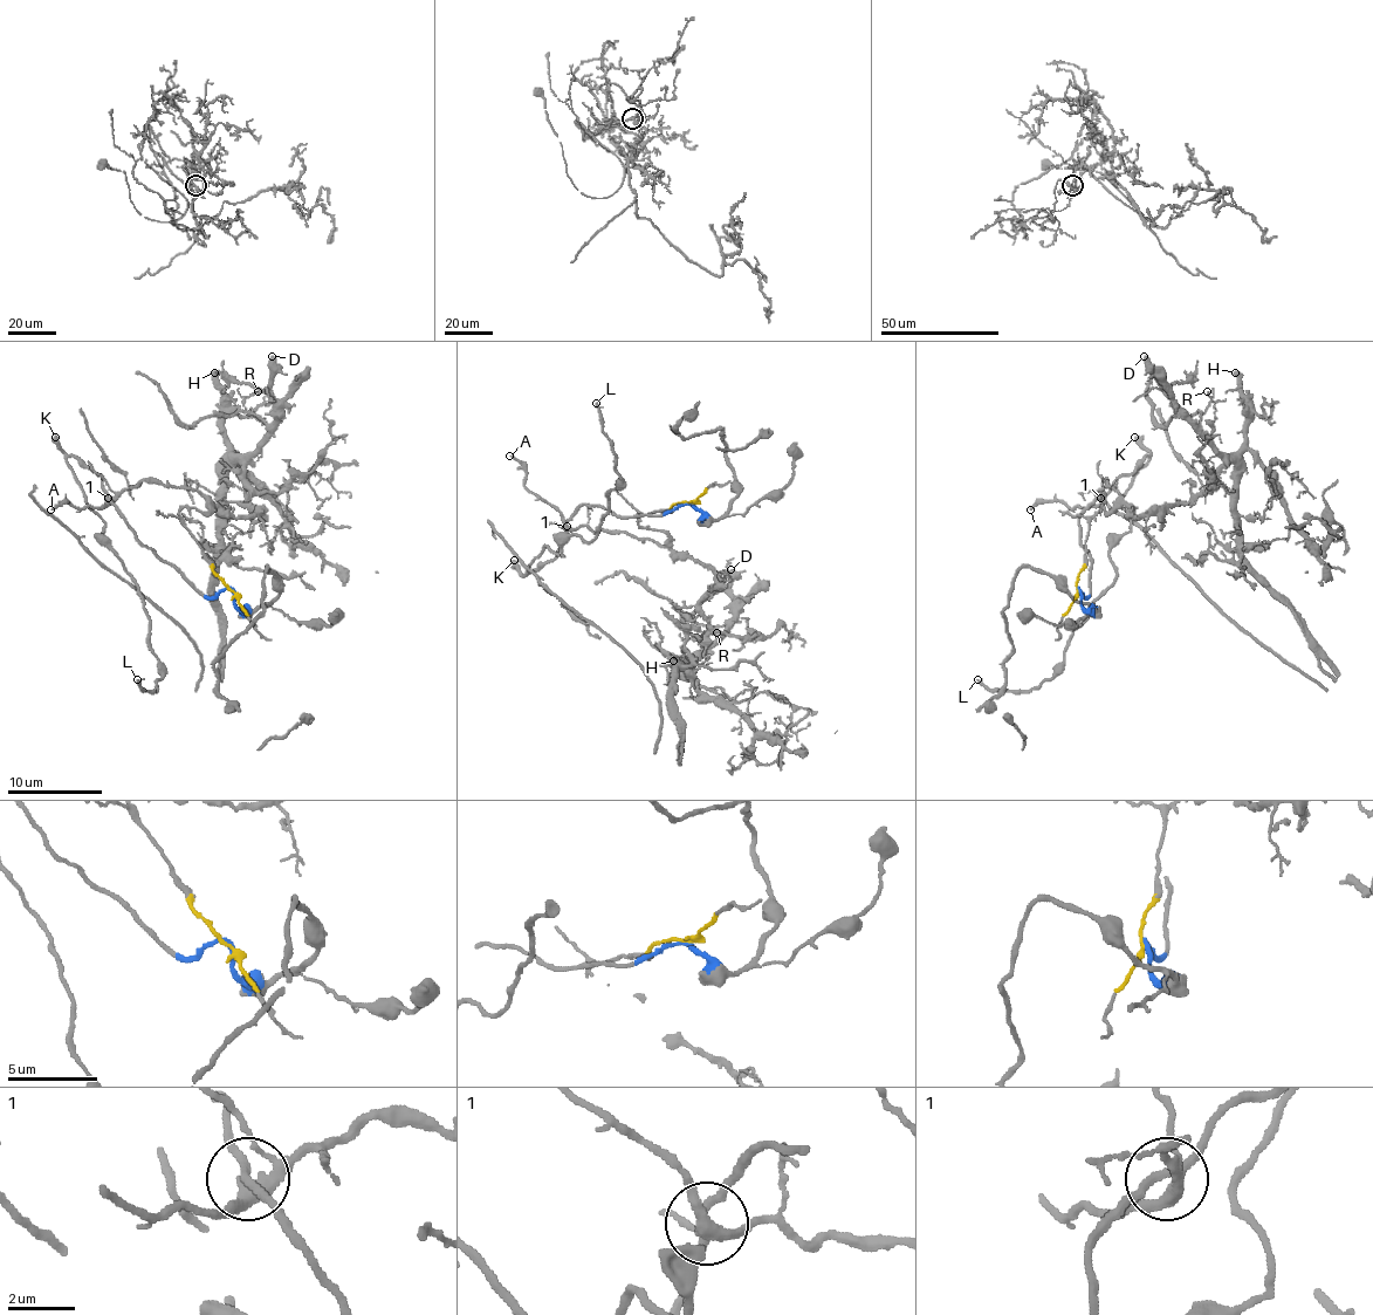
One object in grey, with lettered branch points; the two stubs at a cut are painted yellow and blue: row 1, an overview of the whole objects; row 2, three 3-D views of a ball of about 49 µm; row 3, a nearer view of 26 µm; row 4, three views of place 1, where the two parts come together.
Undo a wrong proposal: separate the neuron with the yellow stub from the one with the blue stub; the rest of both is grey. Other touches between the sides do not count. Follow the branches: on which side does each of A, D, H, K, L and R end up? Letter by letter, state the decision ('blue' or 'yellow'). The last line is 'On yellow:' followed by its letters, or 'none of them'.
A: yellow
D: yellow
H: yellow
K: blue
L: blue
R: yellow
On yellow: A, D, H, R

